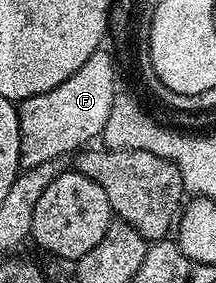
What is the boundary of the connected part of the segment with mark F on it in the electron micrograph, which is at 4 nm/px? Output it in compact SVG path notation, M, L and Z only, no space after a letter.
M105 50L91 54L91 58L87 58L75 74L59 82L59 86L20 101L17 117L21 131L22 169L32 170L43 162L60 161L64 152L76 153L104 133L107 114L111 114L113 100L119 93L114 57L108 54Z

